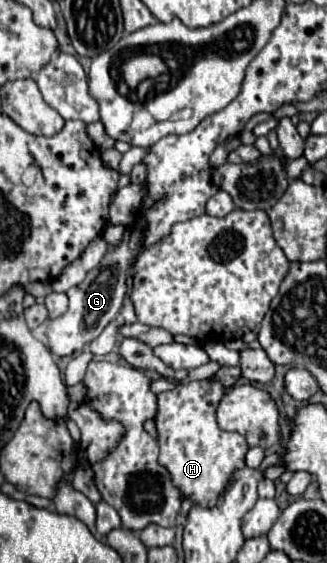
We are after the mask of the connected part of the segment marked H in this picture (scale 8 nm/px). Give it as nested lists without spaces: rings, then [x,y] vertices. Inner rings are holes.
[[[221,367],[211,379],[191,381],[157,395],[157,443],[159,463],[169,471],[171,483],[181,491],[181,499],[191,499],[201,507],[213,507],[237,469],[245,467],[247,441],[239,433],[219,429],[215,409],[225,393],[241,379],[239,367]]]

